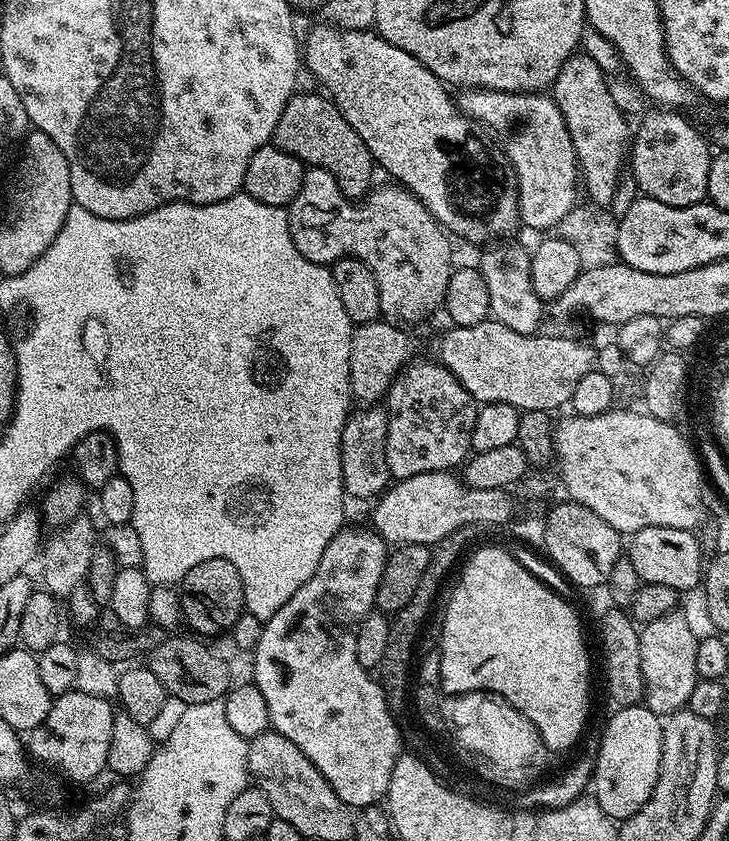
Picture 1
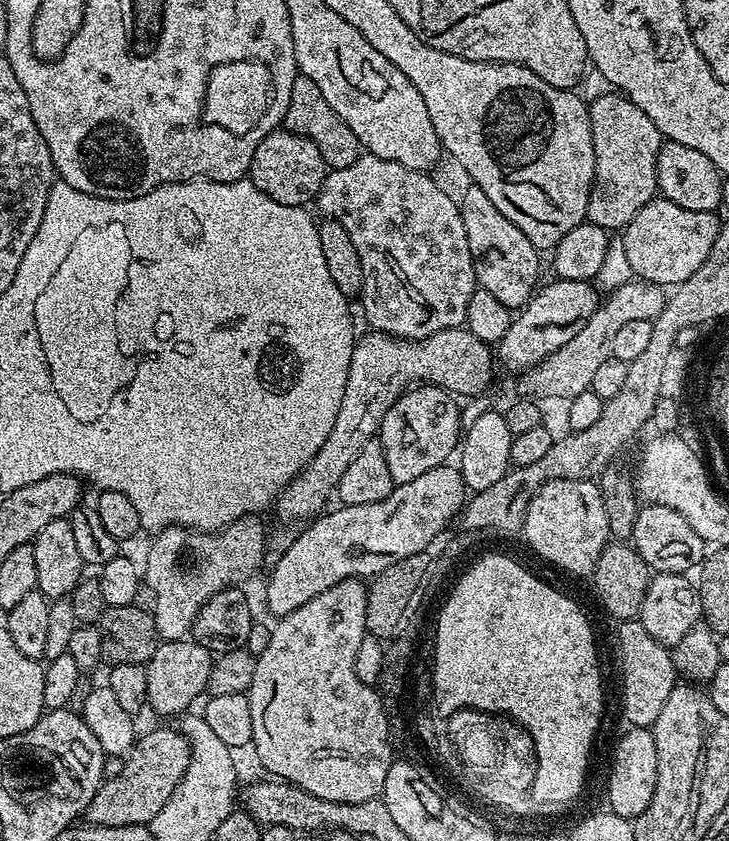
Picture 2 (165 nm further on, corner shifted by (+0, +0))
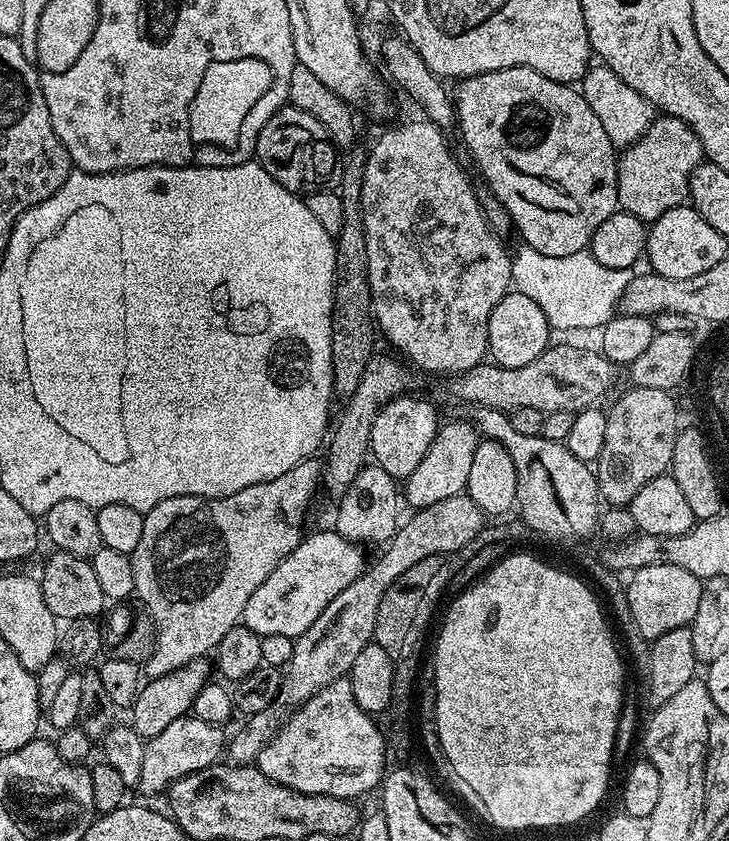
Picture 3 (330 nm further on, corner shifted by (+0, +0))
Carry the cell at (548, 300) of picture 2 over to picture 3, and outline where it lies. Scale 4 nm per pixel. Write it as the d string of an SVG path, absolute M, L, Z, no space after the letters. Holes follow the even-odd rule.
M467 419L464 420L452 420L449 424L441 423L436 429L434 442L430 442L430 450L426 450L426 458L422 458L414 474L410 474L408 479L403 481L403 499L407 503L409 500L413 509L434 506L434 502L454 498L467 489L470 466L474 462L474 450L478 443L478 433Z

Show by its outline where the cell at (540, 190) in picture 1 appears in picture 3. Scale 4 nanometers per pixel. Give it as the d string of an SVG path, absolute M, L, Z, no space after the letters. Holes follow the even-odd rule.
M496 74L487 81L488 88L460 88L454 92L455 119L464 135L464 144L488 179L491 195L506 209L525 245L544 256L585 251L592 243L594 230L618 210L618 149L582 92L573 85L536 76L528 78L532 80L526 81L524 88L515 88L508 84L508 78Z

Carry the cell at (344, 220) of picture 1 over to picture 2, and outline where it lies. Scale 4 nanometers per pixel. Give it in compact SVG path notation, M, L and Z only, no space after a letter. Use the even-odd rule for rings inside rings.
M361 154L350 166L333 168L324 177L320 188L318 205L324 214L334 214L335 219L346 226L346 234L350 234L350 242L354 242L354 250L358 250L358 258L362 262L362 270L366 273L366 297L368 296L368 325L369 329L397 336L400 340L424 340L427 336L438 334L447 328L461 327L466 321L468 303L477 290L474 262L470 254L470 242L466 234L466 226L462 226L460 205L455 199L451 200L434 181L428 172L410 170L398 162L383 160L371 154Z

